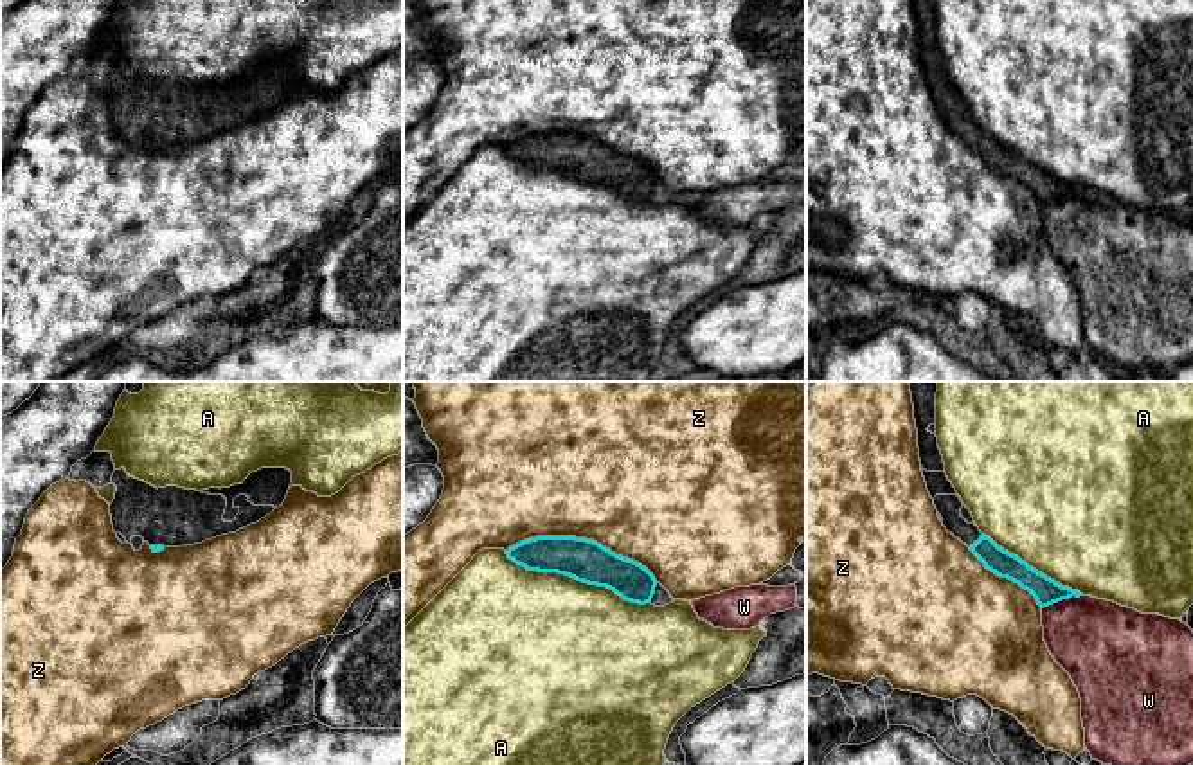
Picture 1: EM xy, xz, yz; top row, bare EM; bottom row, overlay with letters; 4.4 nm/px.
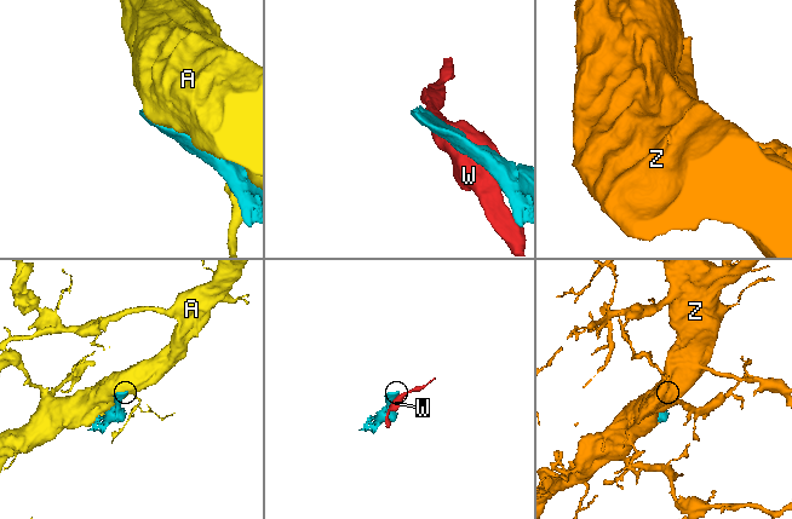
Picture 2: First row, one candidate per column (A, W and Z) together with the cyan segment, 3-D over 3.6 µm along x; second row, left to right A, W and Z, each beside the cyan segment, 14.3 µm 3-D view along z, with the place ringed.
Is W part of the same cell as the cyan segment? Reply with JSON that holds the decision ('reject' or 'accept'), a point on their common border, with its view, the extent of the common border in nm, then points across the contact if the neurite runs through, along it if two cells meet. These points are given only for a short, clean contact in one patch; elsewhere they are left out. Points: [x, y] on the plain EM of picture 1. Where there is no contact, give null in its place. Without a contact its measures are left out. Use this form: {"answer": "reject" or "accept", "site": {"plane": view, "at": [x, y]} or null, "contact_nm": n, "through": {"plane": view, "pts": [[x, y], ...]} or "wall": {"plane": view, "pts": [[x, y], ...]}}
{"answer": "reject", "site": {"plane": "yz", "at": [1062, 195]}, "contact_nm": 200}

